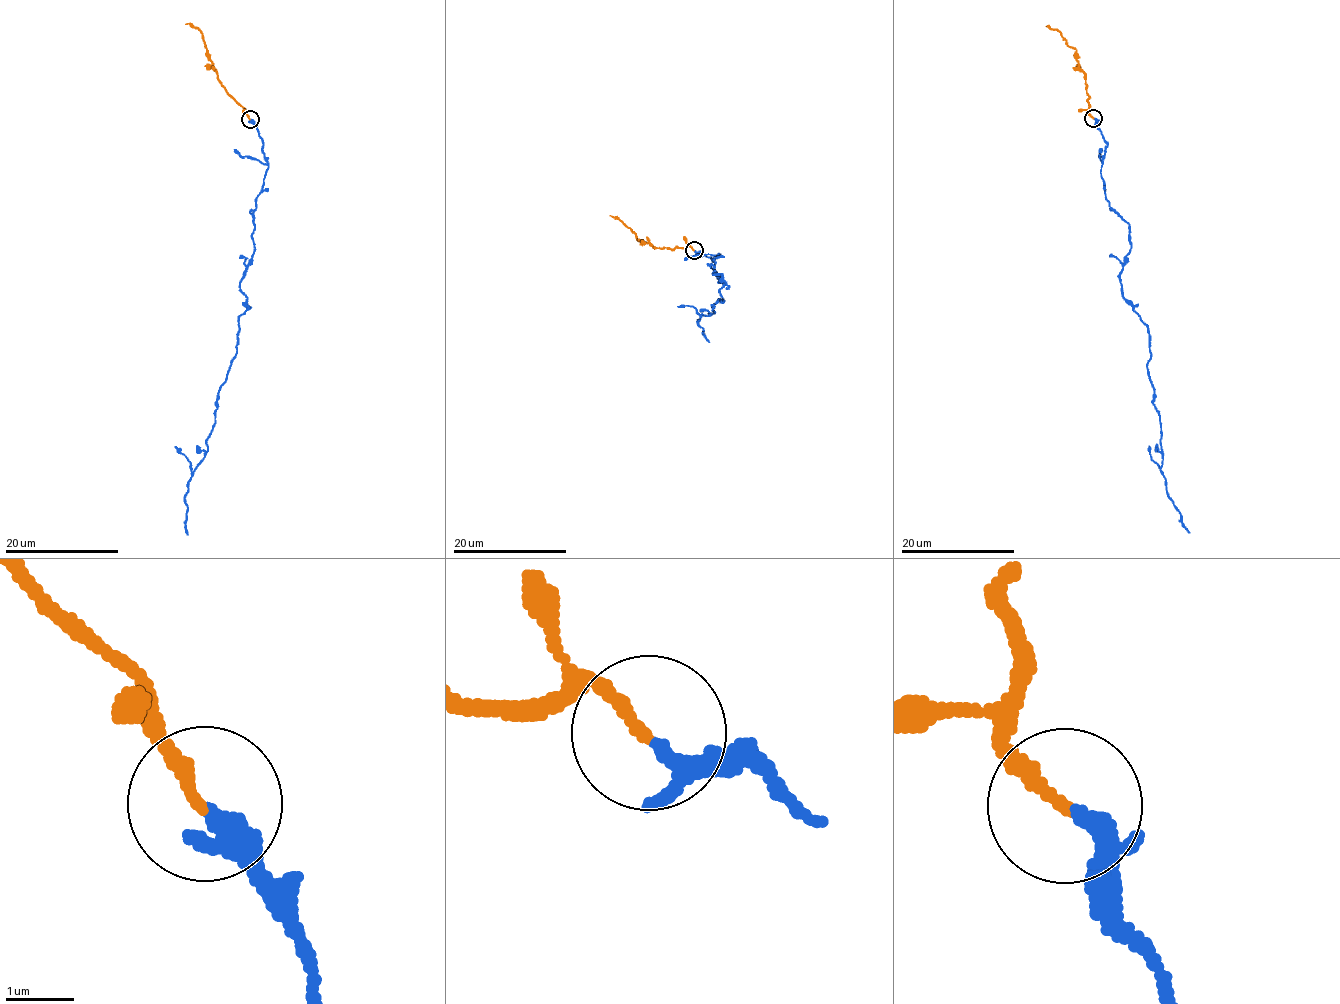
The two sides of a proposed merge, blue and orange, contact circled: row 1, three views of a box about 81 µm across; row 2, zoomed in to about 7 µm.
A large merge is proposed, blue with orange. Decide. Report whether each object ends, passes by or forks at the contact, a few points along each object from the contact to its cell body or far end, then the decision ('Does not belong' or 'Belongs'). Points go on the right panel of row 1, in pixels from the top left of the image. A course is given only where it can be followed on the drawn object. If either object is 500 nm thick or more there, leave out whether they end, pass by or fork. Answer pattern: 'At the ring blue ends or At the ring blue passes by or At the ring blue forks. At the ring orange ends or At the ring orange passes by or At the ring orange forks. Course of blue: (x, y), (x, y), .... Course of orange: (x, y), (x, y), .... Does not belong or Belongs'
At the ring blue passes by. At the ring orange ends. Course of blue: (1094, 117), (1106, 142), (1106, 200), (1129, 225), (1121, 289), (1148, 328), (1147, 368), (1165, 485), (1189, 532). Course of orange: (1092, 117), (1085, 73), (1078, 66), (1076, 51), (1056, 30), (1045, 26). Belongs

